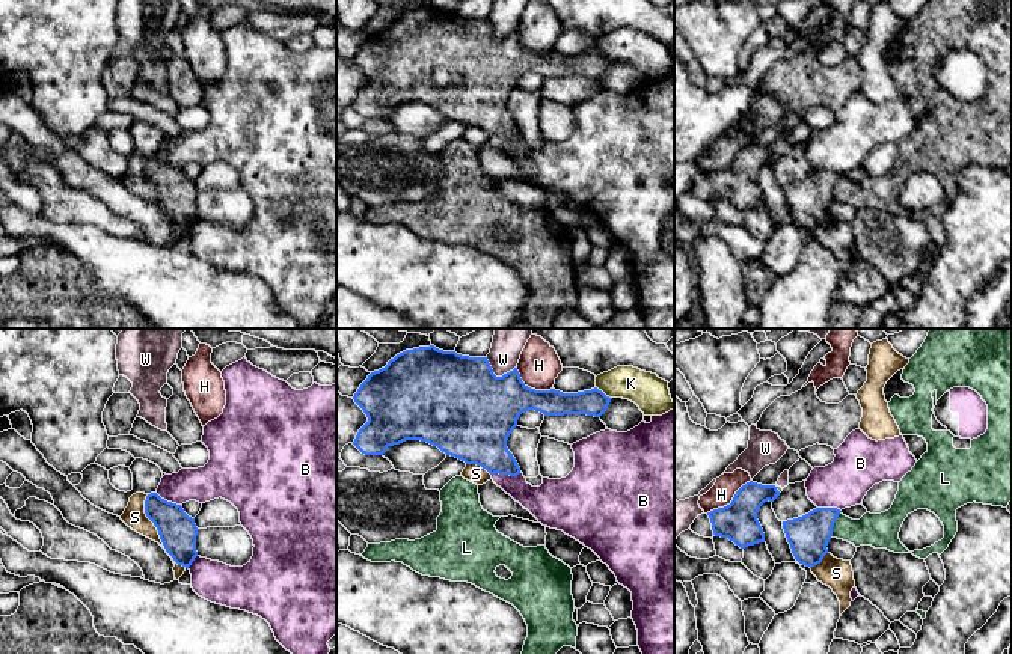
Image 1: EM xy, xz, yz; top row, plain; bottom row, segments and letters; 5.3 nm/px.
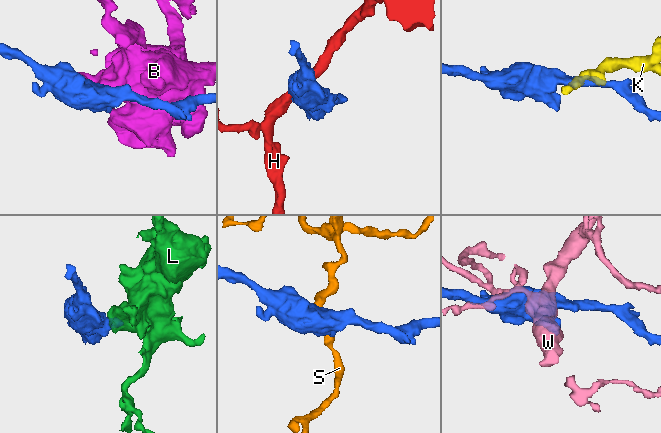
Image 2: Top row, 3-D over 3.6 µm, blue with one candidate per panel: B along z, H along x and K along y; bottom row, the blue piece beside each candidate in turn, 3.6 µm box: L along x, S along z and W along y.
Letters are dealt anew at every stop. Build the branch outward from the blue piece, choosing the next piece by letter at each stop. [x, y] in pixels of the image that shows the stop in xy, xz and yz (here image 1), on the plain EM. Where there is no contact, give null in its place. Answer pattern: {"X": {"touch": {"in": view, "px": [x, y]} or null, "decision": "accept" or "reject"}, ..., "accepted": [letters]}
{"B": {"touch": {"in": "xz", "px": [506, 136]}, "decision": "reject"}, "H": {"touch": {"in": "yz", "px": [732, 165]}, "decision": "reject"}, "K": {"touch": {"in": "xz", "px": [602, 55]}, "decision": "reject"}, "L": {"touch": {"in": "yz", "px": [834, 184]}, "decision": "reject"}, "S": {"touch": {"in": "xy", "px": [159, 196]}, "decision": "reject"}, "W": {"touch": {"in": "xz", "px": [495, 38]}, "decision": "reject"}, "accepted": []}

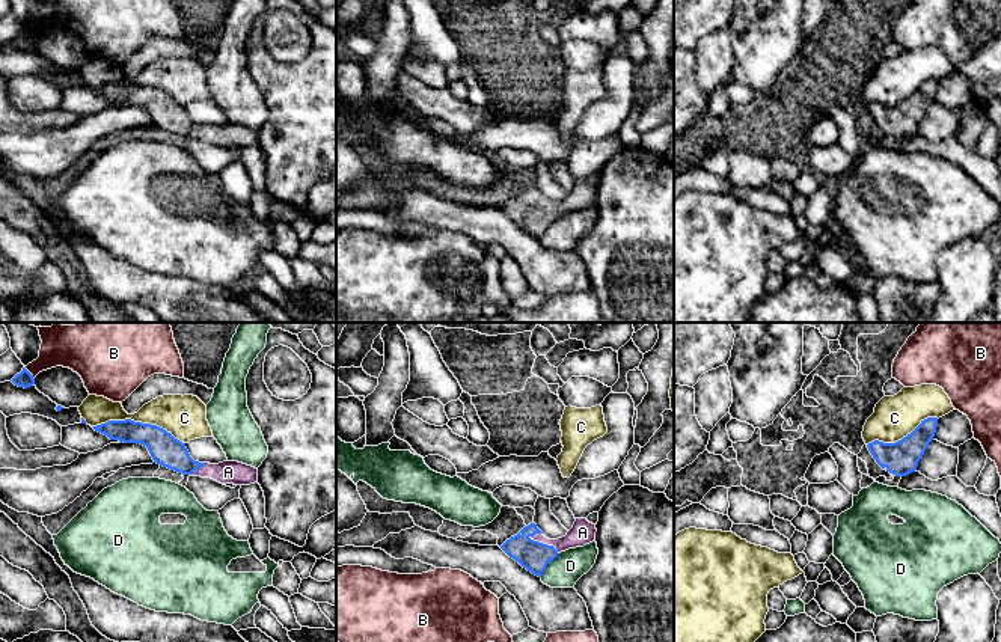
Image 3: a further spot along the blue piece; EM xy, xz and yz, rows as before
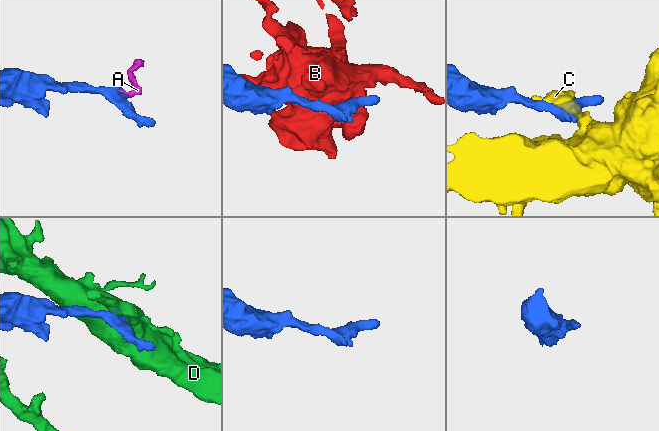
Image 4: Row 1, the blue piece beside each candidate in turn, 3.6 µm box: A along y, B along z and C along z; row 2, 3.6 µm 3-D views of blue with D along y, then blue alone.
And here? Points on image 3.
{"A": {"touch": {"in": "xz", "px": [541, 205]}, "decision": "accept"}, "B": {"touch": {"in": "xy", "px": [29, 35]}, "decision": "reject"}, "C": {"touch": {"in": "xy", "px": [139, 85]}, "decision": "reject"}, "D": {"touch": {"in": "xz", "px": [546, 228]}, "decision": "reject"}, "accepted": ["A"]}

